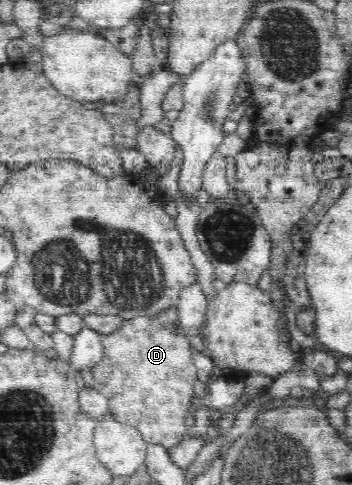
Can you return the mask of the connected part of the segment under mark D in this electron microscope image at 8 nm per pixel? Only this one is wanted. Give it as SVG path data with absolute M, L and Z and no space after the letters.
M153 317L123 319L117 331L102 335L101 343L102 360L90 367L90 371L93 374L93 388L108 397L108 414L118 422L137 428L143 439L150 444L160 444L169 449L182 439L187 439L191 432L186 426L186 415L191 412L194 402L193 388L197 370L192 362L192 343L184 335L182 327L168 329L158 324Z

